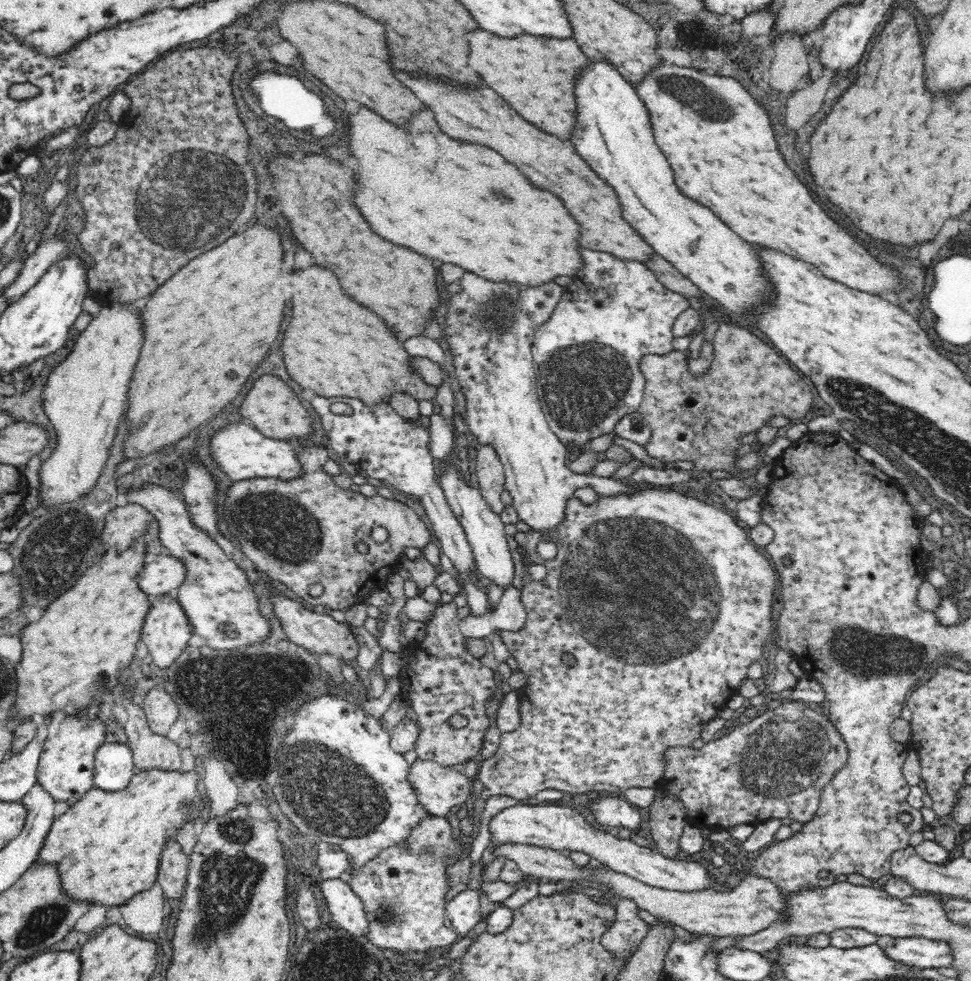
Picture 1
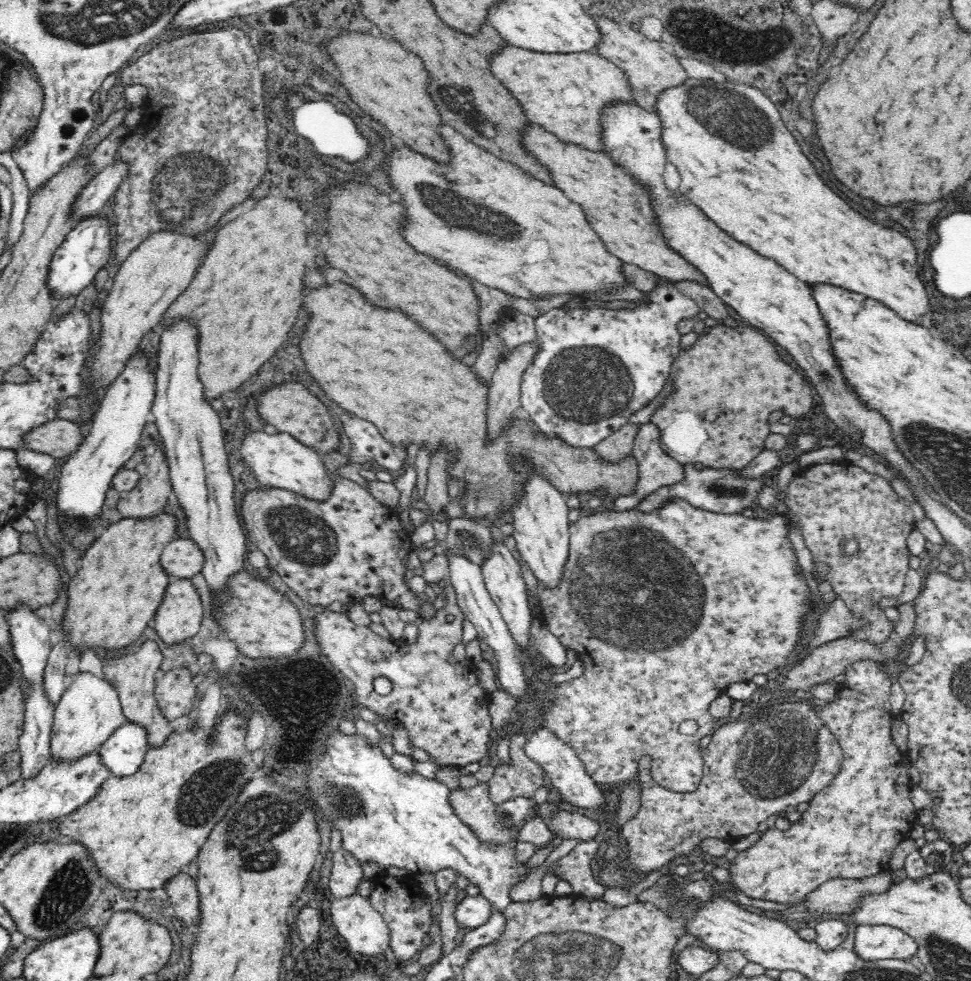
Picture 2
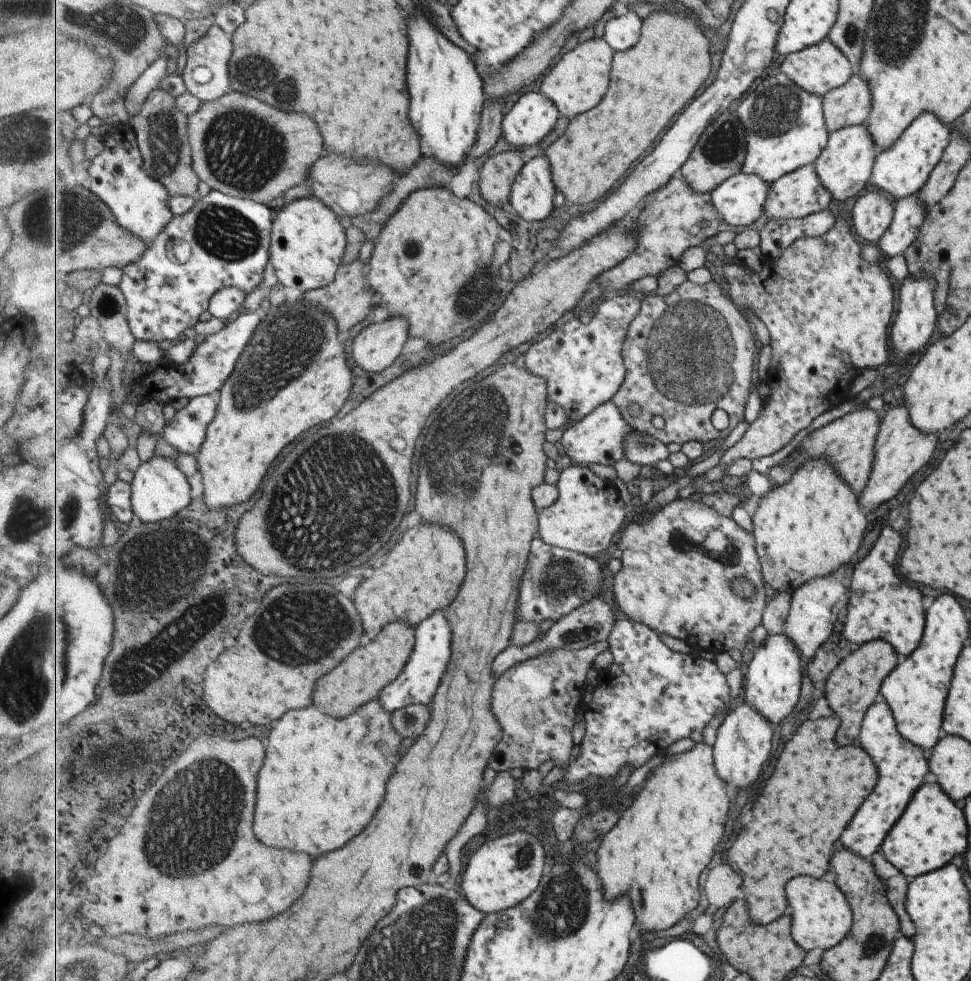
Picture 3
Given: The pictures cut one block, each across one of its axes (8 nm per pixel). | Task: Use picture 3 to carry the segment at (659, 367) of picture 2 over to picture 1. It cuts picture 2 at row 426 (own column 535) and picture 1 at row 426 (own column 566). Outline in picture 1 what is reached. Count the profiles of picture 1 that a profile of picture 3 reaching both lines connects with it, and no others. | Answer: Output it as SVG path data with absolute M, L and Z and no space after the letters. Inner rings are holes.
M586 250L584 252L584 261L586 261L586 266L579 272L576 272L572 282L564 288L563 295L556 303L550 318L535 332L531 346L535 366L535 385L542 412L552 432L562 441L562 444L566 444L565 448L575 448L576 452L584 451L594 438L614 431L615 426L620 420L639 409L646 384L646 377L644 377L644 373L640 369L640 364L644 356L662 356L662 354L672 352L672 342L674 342L675 338L672 333L672 326L676 322L676 318L684 310L690 308L690 302L688 302L686 297L677 292L672 292L672 290L668 290L647 264L636 261L628 262L627 260L618 260L610 256L607 252L592 252L592 250Z

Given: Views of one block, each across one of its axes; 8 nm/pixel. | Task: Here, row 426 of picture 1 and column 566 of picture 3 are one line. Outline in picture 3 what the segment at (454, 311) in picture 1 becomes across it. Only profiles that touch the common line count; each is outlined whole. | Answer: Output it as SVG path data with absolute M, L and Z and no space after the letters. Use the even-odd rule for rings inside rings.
M579 465L567 467L560 474L557 485L560 490L558 501L539 511L539 537L554 547L584 555L595 556L605 552L627 520L625 502L621 500L617 486L611 481L601 480L593 470Z

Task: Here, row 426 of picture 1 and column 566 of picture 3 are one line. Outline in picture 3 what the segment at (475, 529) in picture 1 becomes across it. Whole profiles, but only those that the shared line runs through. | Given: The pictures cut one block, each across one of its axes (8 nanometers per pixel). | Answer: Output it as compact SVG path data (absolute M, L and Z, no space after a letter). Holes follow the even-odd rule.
M613 400L596 408L591 415L571 425L561 438L561 448L577 464L614 464L625 457L625 437L635 428L623 416Z

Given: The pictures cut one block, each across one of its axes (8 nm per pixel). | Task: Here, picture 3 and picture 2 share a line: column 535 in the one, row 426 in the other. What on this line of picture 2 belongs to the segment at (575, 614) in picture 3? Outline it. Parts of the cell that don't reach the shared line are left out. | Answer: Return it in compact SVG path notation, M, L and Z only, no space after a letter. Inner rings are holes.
M648 421L647 423L641 423L638 429L634 444L633 444L633 456L636 460L639 460L639 484L635 488L635 495L630 495L627 497L620 497L616 499L614 503L614 508L610 509L616 512L624 512L630 509L634 509L634 506L650 492L658 490L660 486L670 486L674 482L680 482L684 478L684 468L669 454L664 452L661 445L661 432L659 426L653 422Z

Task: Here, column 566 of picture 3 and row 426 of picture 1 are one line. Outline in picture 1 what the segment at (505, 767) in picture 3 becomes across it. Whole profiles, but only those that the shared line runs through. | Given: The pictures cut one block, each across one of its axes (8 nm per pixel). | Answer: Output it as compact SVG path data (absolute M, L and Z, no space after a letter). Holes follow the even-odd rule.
M721 323L713 339L714 360L706 370L696 376L688 373L688 358L682 350L673 350L660 355L644 356L640 369L646 377L644 396L637 410L651 428L651 438L644 449L652 457L658 457L666 462L678 462L686 460L692 462L698 470L710 472L724 470L734 472L740 470L740 448L742 438L750 432L756 432L760 428L769 425L770 420L776 416L786 417L796 422L804 418L812 404L812 388L784 362L782 354L778 354L778 348L770 348L762 338L754 336L746 328Z

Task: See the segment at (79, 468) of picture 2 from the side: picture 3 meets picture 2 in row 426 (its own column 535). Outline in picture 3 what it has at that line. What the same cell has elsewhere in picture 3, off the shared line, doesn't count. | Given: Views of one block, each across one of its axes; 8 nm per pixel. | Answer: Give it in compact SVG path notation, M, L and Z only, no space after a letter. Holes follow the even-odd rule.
M541 91L521 95L504 116L503 138L513 146L542 144L560 119L560 109Z

